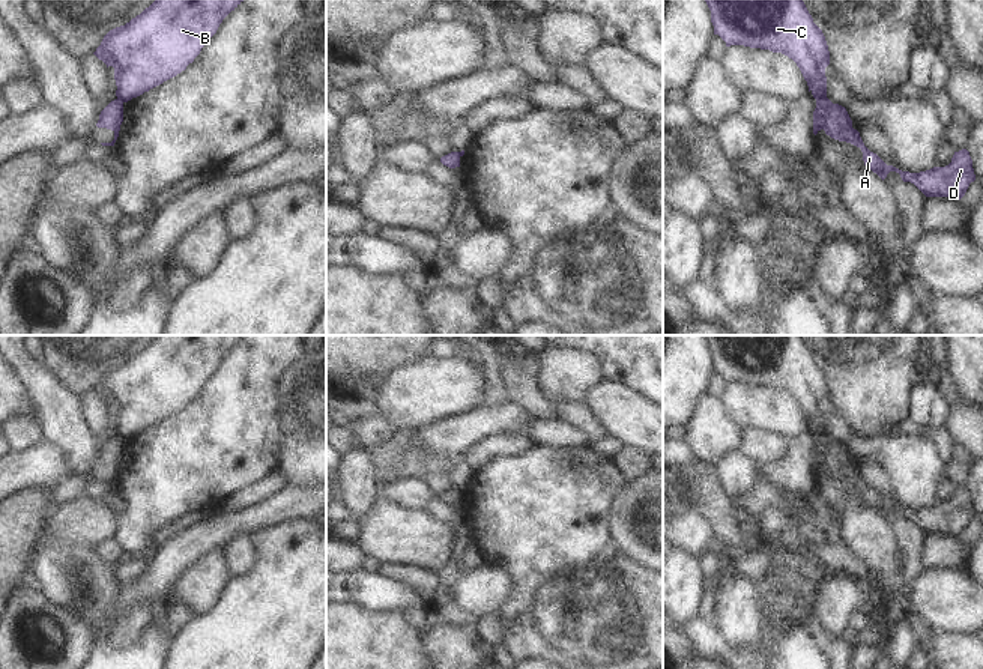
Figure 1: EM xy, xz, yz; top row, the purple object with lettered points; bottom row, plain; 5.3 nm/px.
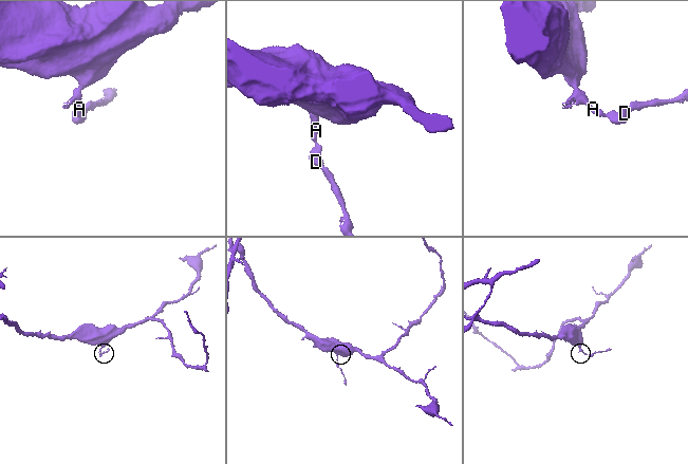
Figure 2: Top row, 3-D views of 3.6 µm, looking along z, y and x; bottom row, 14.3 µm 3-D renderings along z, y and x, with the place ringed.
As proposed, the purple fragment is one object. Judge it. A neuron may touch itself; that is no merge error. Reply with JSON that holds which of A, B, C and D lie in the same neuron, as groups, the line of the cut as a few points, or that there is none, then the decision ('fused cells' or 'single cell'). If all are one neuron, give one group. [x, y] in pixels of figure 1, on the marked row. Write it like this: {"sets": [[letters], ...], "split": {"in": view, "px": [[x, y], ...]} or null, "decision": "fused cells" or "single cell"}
{"sets": [["A", "D"], ["B", "C"]], "split": {"in": "yz", "px": [[825, 96], [816, 101]]}, "decision": "fused cells"}

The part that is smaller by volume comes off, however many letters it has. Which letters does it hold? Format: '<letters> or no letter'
A, D.

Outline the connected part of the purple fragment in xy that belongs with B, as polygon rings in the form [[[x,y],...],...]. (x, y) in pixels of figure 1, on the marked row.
[[[155,0],[129,23],[110,30],[93,54],[107,68],[114,68],[117,99],[128,102],[185,71],[216,33],[222,20],[242,2]]]

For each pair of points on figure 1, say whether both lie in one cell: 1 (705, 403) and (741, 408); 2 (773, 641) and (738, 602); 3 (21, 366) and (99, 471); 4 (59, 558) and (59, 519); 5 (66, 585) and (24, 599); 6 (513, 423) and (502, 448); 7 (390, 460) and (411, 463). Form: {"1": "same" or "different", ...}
{"1": "different", "2": "same", "3": "different", "4": "different", "5": "different", "6": "different", "7": "different"}

